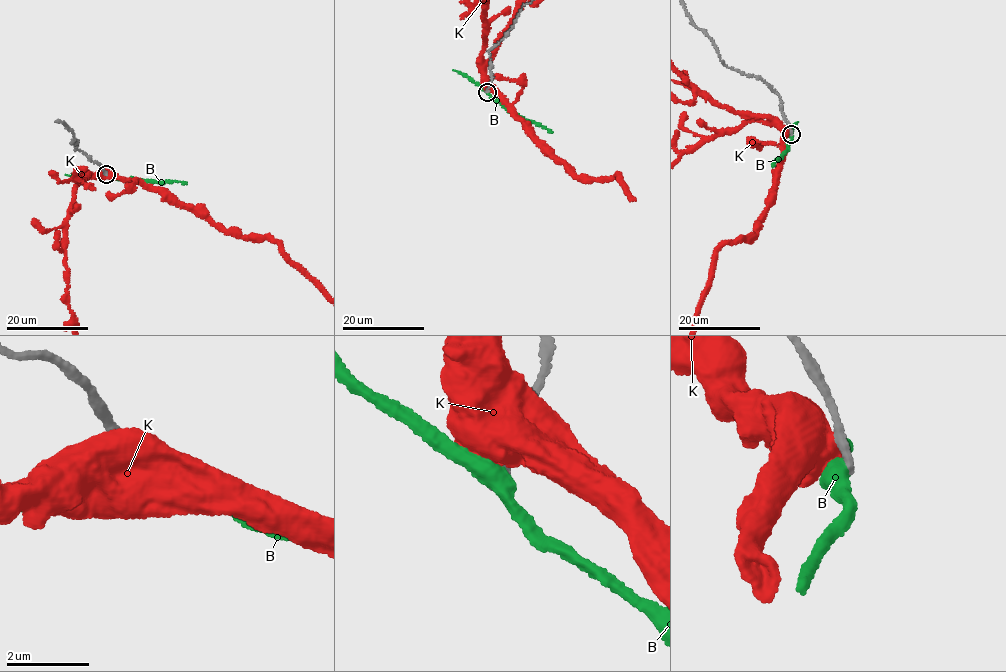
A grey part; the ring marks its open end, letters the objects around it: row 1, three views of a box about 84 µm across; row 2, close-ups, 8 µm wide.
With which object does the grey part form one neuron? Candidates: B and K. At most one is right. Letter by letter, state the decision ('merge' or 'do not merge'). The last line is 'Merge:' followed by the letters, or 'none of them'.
B: do not merge
K: do not merge
Merge: none of them

